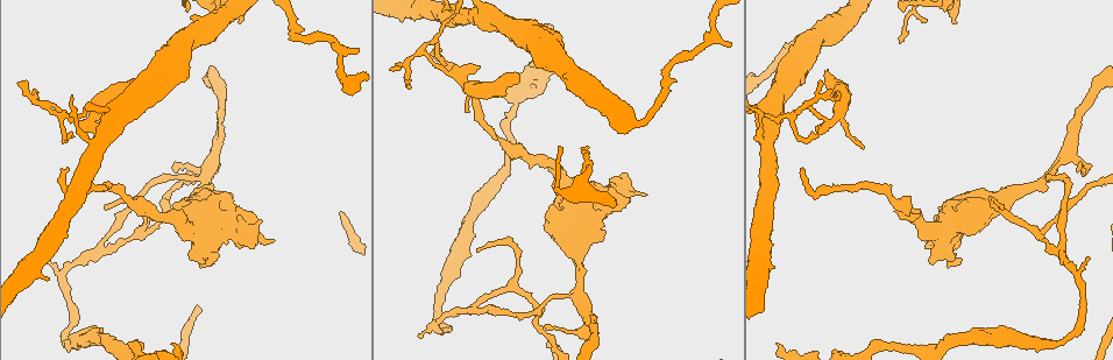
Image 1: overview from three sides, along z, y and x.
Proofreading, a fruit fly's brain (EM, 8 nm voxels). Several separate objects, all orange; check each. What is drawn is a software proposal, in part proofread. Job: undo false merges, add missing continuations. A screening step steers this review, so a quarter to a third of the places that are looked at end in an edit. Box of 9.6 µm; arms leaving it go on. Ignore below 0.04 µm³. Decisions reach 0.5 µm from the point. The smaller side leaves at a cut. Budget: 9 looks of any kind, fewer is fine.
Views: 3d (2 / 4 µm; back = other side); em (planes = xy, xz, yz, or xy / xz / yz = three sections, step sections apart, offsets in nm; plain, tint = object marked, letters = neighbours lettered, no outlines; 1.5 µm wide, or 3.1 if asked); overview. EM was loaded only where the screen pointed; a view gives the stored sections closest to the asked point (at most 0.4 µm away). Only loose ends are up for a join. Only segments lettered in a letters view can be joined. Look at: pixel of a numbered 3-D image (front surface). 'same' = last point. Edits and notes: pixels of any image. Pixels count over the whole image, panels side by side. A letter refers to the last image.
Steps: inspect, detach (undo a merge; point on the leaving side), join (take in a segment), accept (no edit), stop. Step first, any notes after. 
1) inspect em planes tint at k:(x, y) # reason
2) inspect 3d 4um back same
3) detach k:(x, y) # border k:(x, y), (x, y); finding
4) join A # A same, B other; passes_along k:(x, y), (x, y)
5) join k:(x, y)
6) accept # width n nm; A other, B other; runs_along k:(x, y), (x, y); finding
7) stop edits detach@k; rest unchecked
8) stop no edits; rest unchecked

inspect em xz step 8 tint at 1:(645, 195)

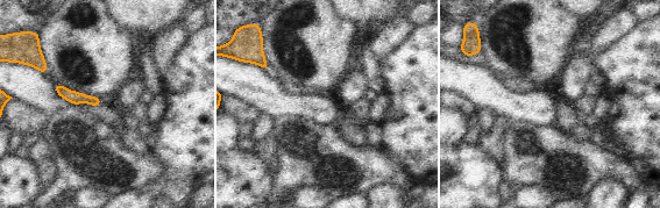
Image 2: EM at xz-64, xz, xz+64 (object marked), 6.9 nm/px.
inspect em planes letters same # another direction

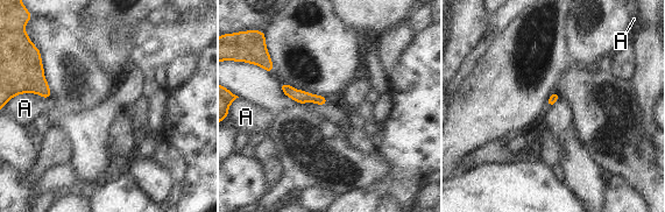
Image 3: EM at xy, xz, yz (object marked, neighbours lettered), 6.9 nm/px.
accept # longest_contact A 180 nm; A other; border 3:(26, 92), (35, 92), (49, 99); no lettered segment goes on from it

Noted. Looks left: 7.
inspect em xz step 8 letters at 1:(1063, 251) # side arm on a straight run

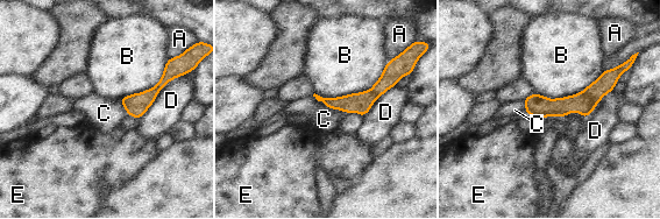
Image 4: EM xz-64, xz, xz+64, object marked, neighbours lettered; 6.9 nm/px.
detach 4:(605, 83) # A other, B other, C other, D other, E other; border 4:(581, 92), (596, 104); a second neuron is stuck on

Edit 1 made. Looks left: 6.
inspect em yz step 4 tint at 1:(518, 78) # stops while still wide

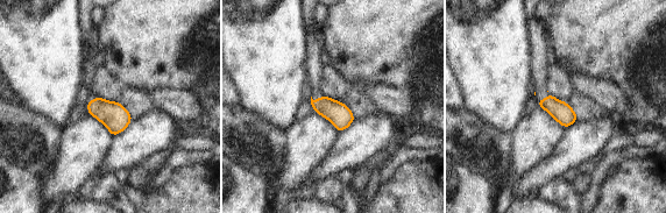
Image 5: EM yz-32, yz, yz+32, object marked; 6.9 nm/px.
inspect em yz step 4 letters same # what lies round it

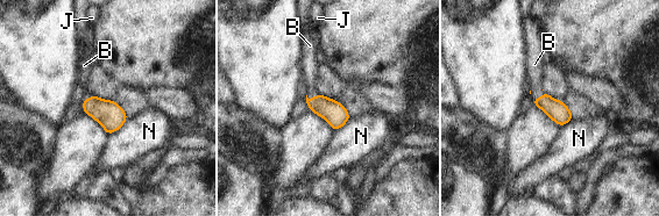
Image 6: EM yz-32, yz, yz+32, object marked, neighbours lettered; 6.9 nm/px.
join B # B same, J other, N other; passes_along 6:(559, 113), (539, 98), (535, 64); it goes on there

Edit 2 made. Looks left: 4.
inspect overview # see it whole again

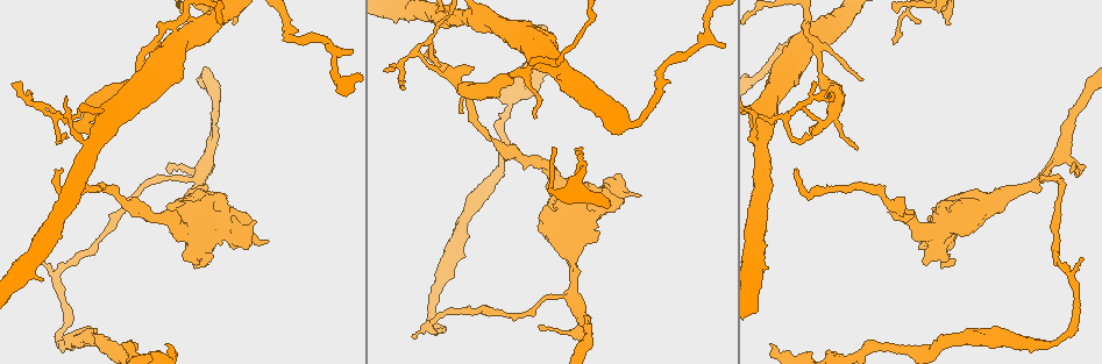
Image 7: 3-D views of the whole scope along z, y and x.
inspect 3d 2um back at 7:(63, 169) # thin end

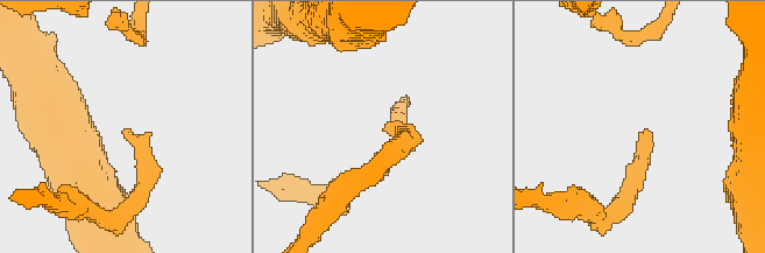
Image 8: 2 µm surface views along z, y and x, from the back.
inspect em planes tint at 8:(648, 130)

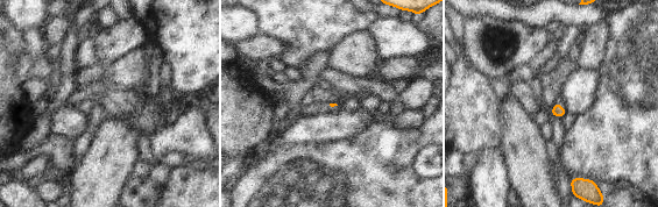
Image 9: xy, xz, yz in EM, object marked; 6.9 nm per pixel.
inspect em planes letters same

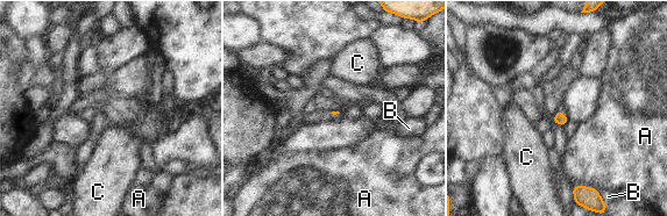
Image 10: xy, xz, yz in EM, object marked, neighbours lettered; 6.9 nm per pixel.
accept # longest_contact A 110 nm; A other, B other, C other; none of them fits

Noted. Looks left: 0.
stop edits detach@4, join@6; rest unchecked

